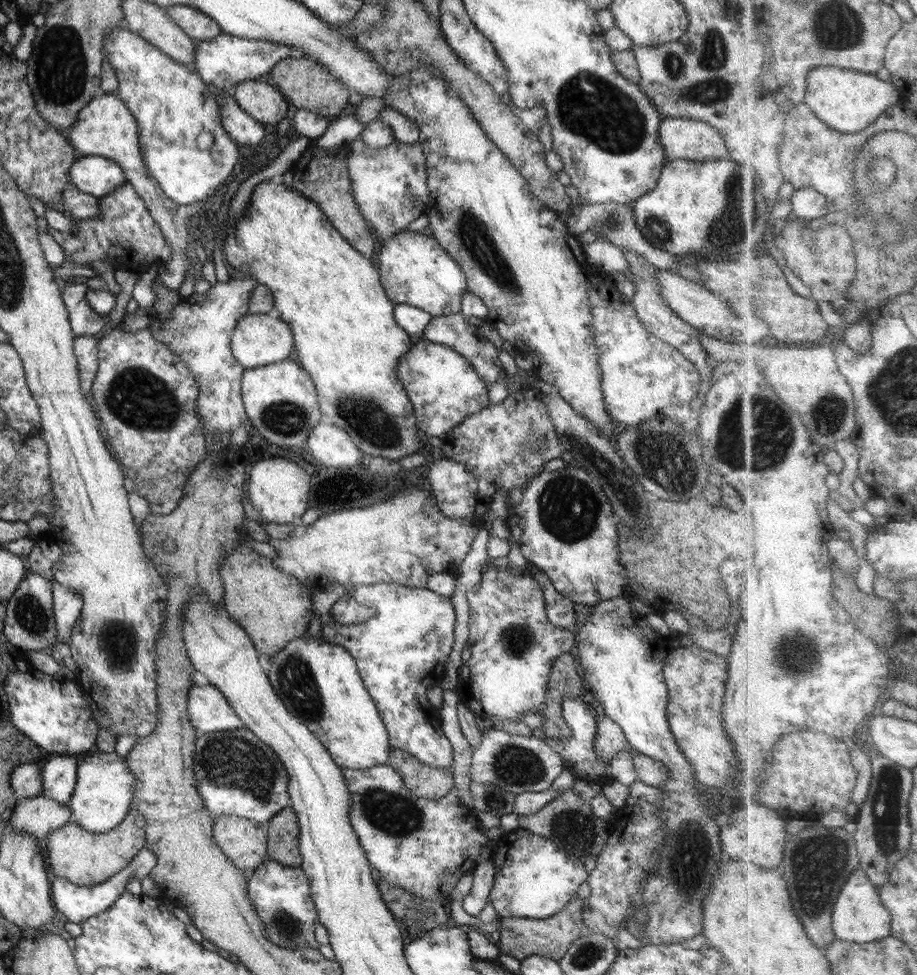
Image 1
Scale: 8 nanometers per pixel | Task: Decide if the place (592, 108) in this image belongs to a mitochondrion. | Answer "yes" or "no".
yes

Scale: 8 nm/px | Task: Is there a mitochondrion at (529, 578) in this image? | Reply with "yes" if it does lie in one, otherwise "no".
no

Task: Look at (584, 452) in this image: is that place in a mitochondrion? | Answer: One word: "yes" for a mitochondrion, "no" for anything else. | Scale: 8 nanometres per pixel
yes

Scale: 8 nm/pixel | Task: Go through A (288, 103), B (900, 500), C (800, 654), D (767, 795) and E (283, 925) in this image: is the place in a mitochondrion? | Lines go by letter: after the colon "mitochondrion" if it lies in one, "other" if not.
A: other
B: other
C: mitochondrion
D: other
E: mitochondrion

